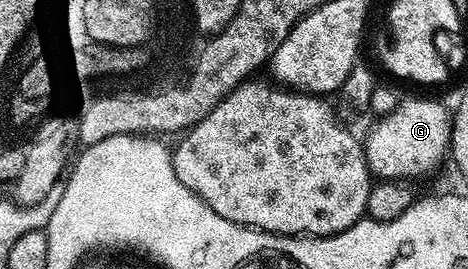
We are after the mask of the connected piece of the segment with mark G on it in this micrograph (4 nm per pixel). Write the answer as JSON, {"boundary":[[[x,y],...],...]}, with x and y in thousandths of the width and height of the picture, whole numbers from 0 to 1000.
{"boundary":[[[857,368],[840,416],[801,450],[786,524],[776,524],[786,636],[821,677],[880,677],[887,654],[915,654],[962,565],[966,431],[932,372]]]}

